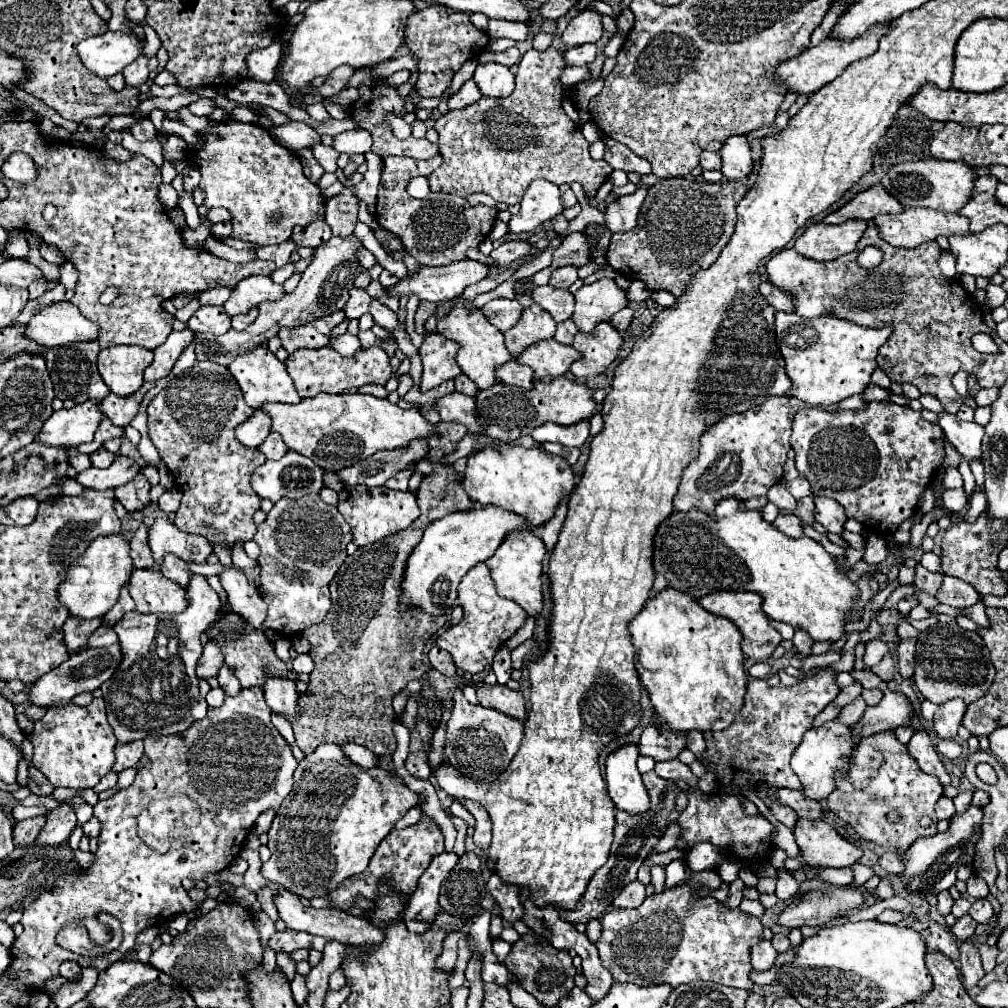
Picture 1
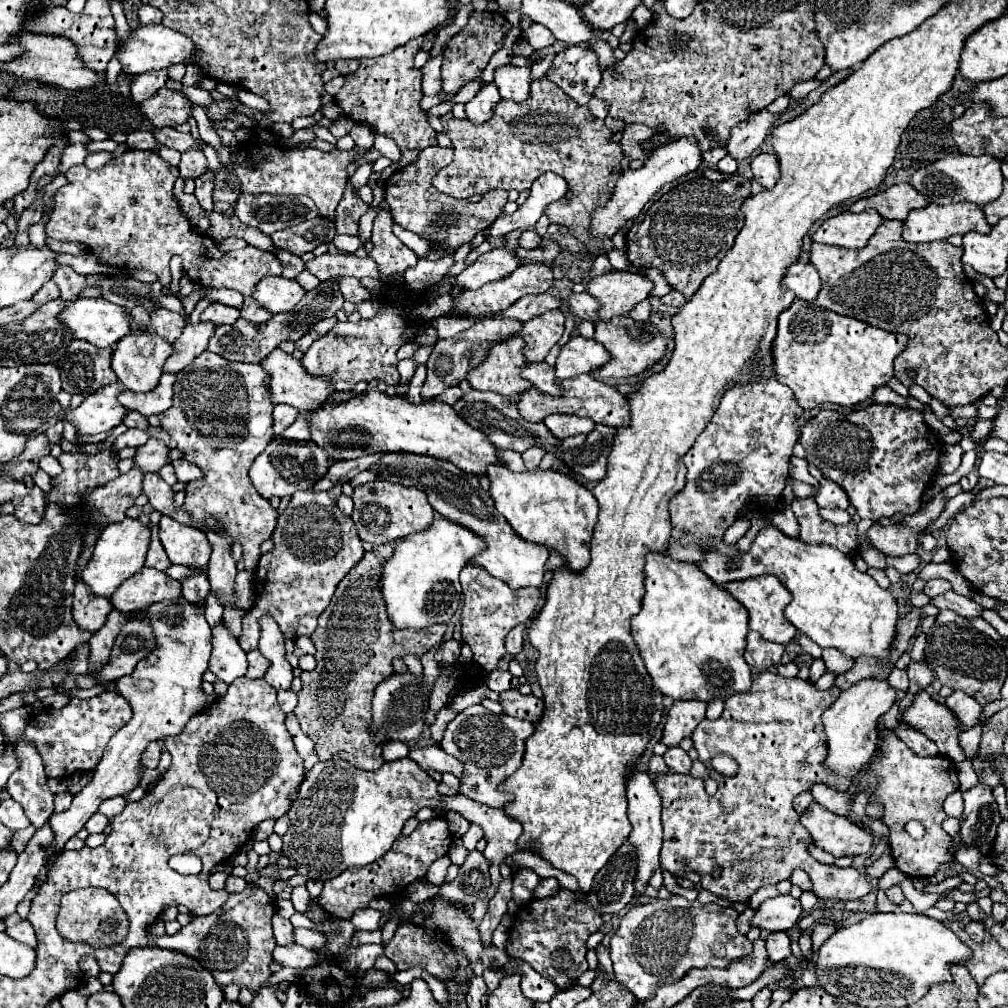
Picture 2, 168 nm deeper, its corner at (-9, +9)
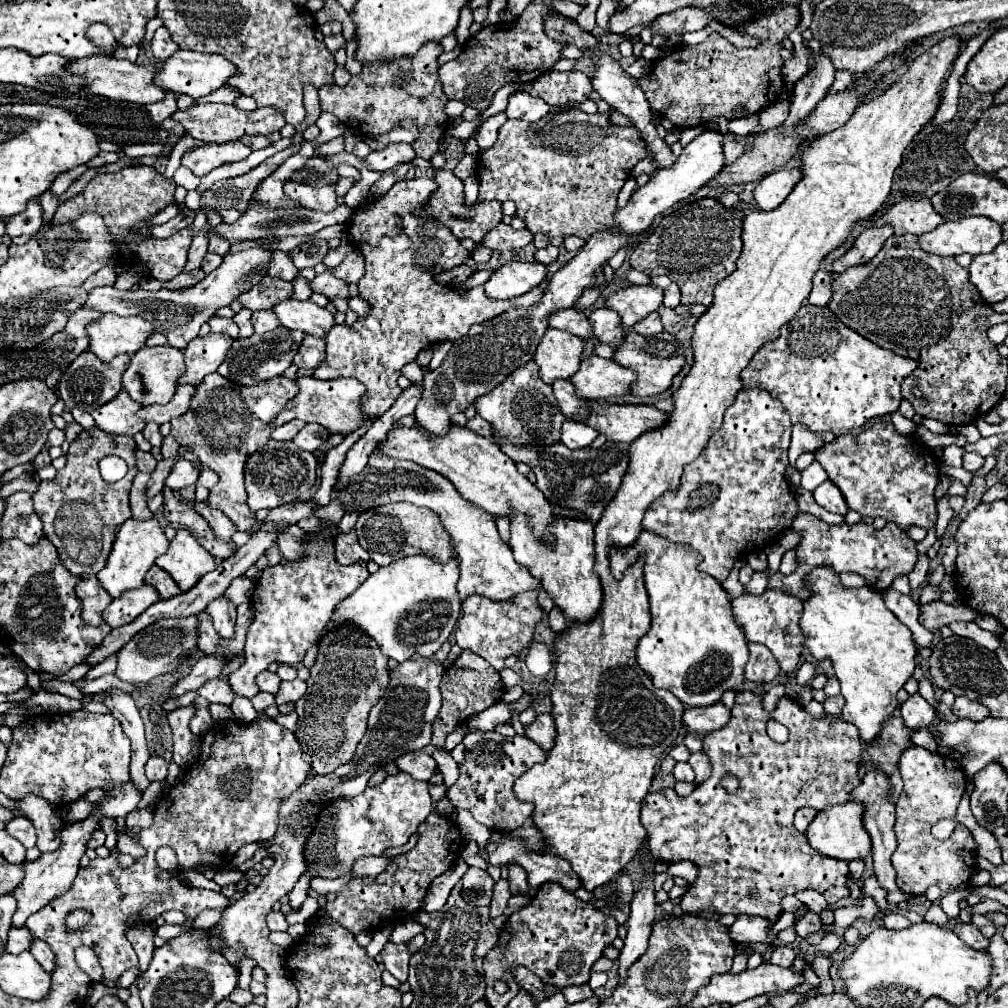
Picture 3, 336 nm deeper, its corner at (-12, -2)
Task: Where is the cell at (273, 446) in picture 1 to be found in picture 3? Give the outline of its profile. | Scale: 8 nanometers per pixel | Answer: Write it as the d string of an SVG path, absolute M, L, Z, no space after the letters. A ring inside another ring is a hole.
M308 423L296 437L294 443L306 451L316 451L322 445L322 425Z

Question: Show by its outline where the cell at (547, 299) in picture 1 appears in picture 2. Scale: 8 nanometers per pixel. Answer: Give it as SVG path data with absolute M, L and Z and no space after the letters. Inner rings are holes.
M569 292L567 296L567 308L569 308L569 314L583 320L593 320L597 322L597 310L599 310L599 304L593 296L589 296L587 292L581 292L581 294L575 294L575 292Z

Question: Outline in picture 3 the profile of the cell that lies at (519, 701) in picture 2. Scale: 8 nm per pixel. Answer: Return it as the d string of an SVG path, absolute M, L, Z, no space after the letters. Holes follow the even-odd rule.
M538 715L532 725L526 727L526 737L532 739L536 745L540 745L546 753L552 749L556 739L556 723L552 715Z

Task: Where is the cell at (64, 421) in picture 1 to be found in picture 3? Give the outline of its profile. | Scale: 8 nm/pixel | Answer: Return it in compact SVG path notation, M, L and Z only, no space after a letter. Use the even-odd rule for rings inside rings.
M120 391L112 401L92 411L92 417L100 429L112 435L136 435L146 427L142 419L138 419L138 409L142 405L132 401L126 391Z

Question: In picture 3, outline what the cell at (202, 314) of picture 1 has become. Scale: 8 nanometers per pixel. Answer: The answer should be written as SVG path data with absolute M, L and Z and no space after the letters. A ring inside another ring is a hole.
M212 317L208 321L212 331L220 331L220 333L228 333L232 339L238 337L238 325L232 319L224 319L224 317Z

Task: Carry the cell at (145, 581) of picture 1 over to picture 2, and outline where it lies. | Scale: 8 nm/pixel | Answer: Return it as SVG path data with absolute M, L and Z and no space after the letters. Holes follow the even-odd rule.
M143 568L131 578L127 578L117 592L111 596L113 608L131 614L135 610L147 608L153 602L161 600L173 600L181 596L181 584L179 580L167 576L161 570Z

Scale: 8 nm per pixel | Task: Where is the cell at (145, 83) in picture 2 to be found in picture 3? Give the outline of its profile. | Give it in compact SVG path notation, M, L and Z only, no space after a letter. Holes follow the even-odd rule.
M168 93L166 99L158 101L158 103L152 103L152 105L146 105L150 117L156 121L156 123L162 123L164 119L168 119L172 113L176 113L176 93Z

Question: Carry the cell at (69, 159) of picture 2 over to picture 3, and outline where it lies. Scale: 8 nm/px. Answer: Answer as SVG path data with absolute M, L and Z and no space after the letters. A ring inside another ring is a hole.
M34 199L28 203L28 209L24 213L12 217L12 220L6 221L7 234L11 237L18 237L21 235L28 235L32 237L40 225L42 225L42 207L40 201Z

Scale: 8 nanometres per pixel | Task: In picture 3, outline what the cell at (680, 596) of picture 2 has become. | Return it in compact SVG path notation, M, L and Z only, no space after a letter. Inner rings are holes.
M642 531L634 545L610 547L608 561L614 579L620 579L628 563L636 563L642 553L644 553L644 585L650 597L650 611L652 611L652 627L648 635L640 639L636 651L642 669L652 677L656 687L672 691L688 707L712 705L720 701L726 689L740 689L740 685L744 683L744 665L748 661L746 649L748 641L744 637L744 631L736 625L732 617L728 593L714 577L708 577L698 569L700 553L688 549L686 545L676 545L652 531Z

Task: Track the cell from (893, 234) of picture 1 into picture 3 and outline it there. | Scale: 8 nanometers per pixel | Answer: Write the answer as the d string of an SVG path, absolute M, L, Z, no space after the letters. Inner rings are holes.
M988 217L946 221L934 231L920 235L920 247L940 257L990 253L998 243L1002 243L1002 225L988 221Z

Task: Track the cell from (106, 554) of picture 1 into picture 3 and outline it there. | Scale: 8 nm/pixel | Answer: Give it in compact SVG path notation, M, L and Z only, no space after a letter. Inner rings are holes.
M128 519L116 533L116 541L112 547L112 553L108 557L106 567L98 573L98 581L102 587L112 595L118 597L128 589L136 589L144 585L146 571L154 565L154 561L168 551L170 541L164 535L164 529L156 519Z

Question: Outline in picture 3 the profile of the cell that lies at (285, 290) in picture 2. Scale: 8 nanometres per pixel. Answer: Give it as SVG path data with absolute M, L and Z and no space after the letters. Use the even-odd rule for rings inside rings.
M280 301L274 307L280 323L286 329L298 329L312 337L326 337L328 331L334 327L334 317L328 309L318 307L314 301Z

